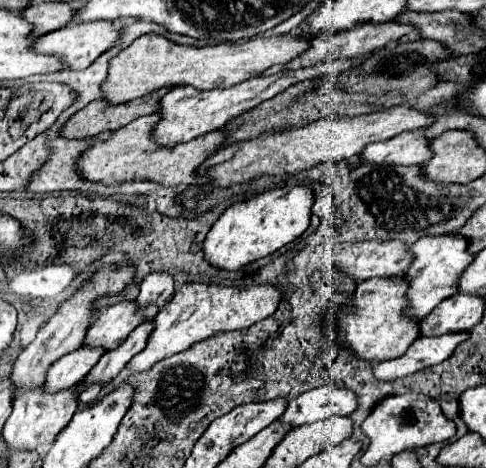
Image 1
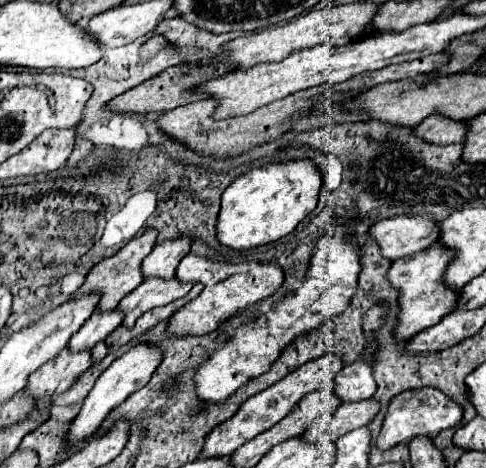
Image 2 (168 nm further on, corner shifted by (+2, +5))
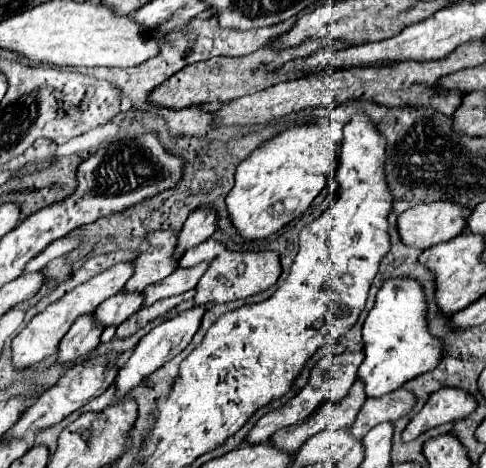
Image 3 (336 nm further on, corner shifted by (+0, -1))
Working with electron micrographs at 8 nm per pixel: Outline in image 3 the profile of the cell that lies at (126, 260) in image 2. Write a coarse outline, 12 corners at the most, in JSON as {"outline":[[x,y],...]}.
{"outline":[[146,234],[122,292],[142,292],[178,268],[176,234]]}

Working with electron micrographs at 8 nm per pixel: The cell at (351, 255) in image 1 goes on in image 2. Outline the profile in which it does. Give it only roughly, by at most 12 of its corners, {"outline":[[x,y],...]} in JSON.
{"outline":[[400,214],[372,226],[388,260],[440,238],[426,214]]}

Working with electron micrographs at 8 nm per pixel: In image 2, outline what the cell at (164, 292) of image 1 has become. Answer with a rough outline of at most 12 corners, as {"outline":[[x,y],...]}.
{"outline":[[190,236],[158,242],[144,276],[172,278],[190,252]]}

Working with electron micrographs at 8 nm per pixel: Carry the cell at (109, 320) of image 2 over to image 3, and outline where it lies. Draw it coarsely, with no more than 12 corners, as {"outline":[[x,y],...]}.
{"outline":[[118,292],[104,300],[94,320],[120,326],[142,308],[142,294]]}

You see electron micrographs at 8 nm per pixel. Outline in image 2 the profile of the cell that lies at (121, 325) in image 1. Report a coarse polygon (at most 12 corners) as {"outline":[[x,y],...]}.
{"outline":[[146,278],[118,308],[124,326],[190,292],[196,282]]}

